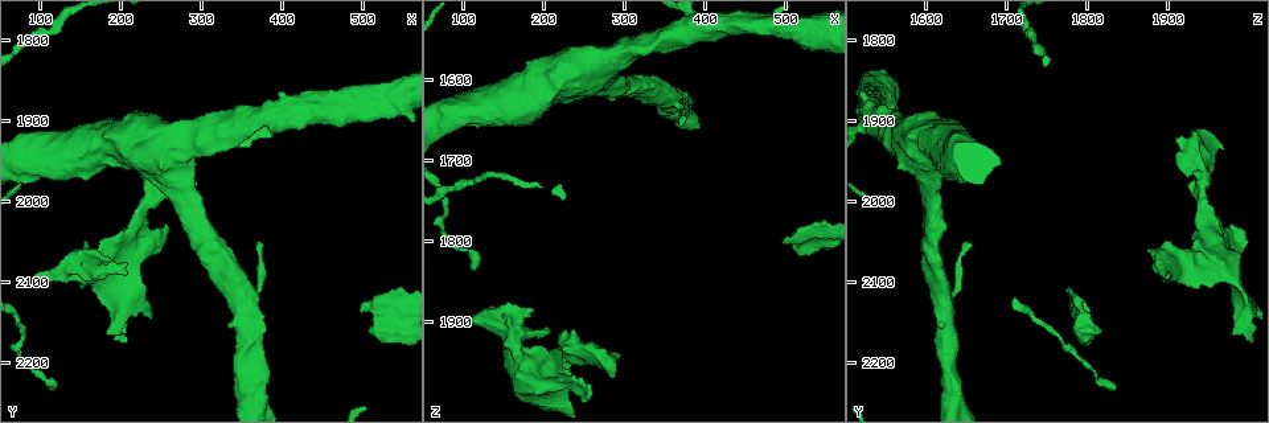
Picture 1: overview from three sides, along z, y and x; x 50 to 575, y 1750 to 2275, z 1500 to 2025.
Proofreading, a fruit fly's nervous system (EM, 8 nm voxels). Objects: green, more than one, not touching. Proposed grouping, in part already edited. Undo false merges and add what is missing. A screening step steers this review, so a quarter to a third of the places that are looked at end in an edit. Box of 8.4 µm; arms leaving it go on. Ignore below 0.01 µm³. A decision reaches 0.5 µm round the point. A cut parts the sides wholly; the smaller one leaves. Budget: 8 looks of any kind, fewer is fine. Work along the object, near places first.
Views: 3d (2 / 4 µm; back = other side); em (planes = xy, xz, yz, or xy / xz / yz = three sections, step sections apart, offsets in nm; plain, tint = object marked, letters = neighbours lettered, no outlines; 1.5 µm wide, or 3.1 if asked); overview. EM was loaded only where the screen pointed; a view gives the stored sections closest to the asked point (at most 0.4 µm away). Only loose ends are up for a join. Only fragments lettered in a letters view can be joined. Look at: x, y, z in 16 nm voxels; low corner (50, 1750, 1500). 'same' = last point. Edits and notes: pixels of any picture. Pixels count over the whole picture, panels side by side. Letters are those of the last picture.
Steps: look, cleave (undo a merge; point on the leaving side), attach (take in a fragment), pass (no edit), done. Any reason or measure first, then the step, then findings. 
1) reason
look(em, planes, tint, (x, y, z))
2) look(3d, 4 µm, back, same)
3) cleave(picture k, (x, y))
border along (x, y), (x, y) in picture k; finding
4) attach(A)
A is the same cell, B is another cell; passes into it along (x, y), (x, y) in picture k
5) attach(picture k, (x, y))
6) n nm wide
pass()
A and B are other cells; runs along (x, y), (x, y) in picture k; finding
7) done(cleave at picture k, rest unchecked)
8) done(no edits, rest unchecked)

look(em, planes, tint, (280, 1925, 1955))

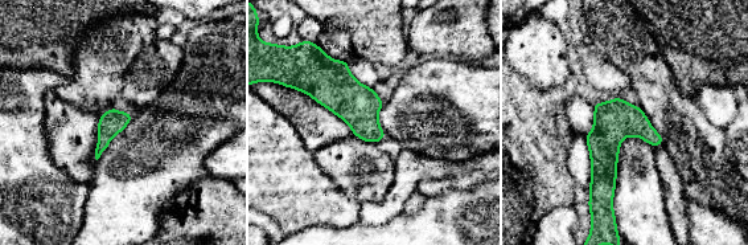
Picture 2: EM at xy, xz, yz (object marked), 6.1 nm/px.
look(em, planes, letters, same)

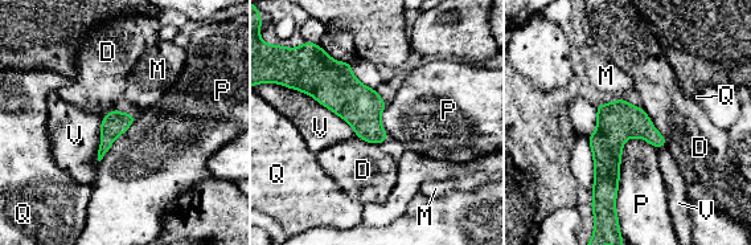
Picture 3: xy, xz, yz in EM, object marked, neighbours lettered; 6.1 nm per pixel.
V touches over 550 nm
pass()
D, M, P, Q and V are other cells; border along (280, 84), (312, 96), (356, 135) in picture 3; all the same cell

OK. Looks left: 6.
sudden change in width
look(3d, 2 µm, (230, 2060, 1970))

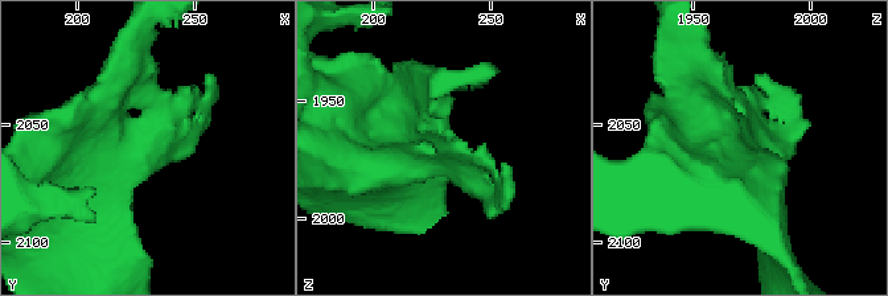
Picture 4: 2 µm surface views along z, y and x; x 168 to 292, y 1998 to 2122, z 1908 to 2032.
look(em, xy, step 8, tint, (229, 2058, 1972))

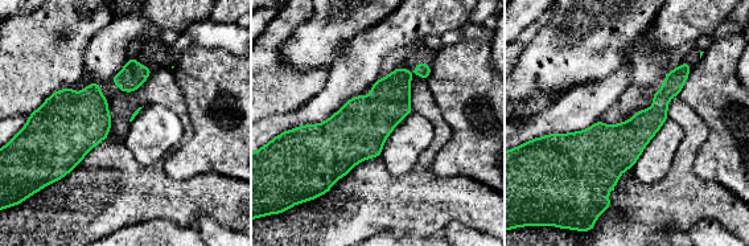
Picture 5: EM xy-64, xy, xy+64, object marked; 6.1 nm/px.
look(em, planes, letters, same)

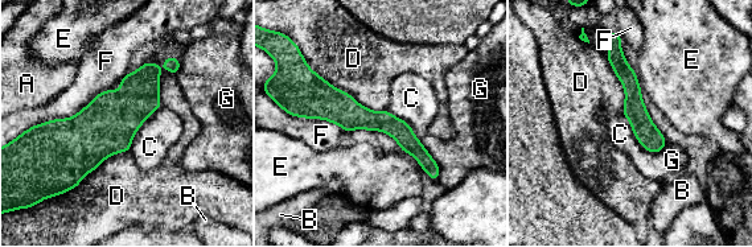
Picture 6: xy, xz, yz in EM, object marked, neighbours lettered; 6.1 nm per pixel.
150 nm wide
pass()
A, B, C, D, E, F and G are other cells; runs along (301, 114), (383, 120), (435, 175) in picture 6; continuous, no second cell

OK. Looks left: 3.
an open end
look(3d, 2 µm, (95, 2095, 1900))

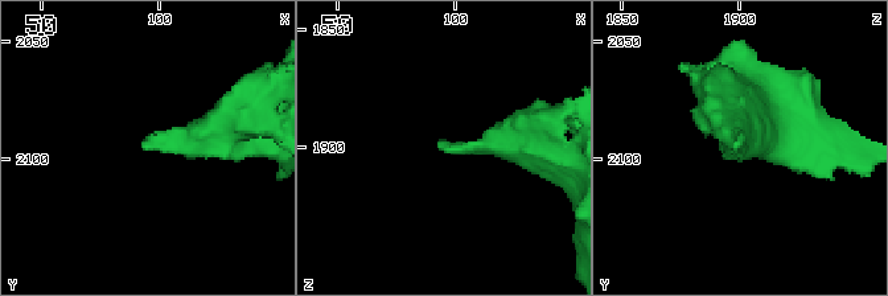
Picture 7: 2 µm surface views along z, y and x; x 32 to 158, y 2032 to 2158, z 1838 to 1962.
look(em, planes, letters, (93, 2094, 1900))

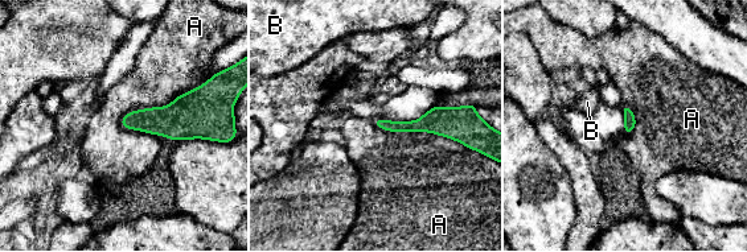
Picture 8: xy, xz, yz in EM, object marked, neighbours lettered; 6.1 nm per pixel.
A touches over 600 nm
pass()
A and B are other cells; no lettered fragment goes on from it

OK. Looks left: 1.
done(no edits, rest unchecked)

